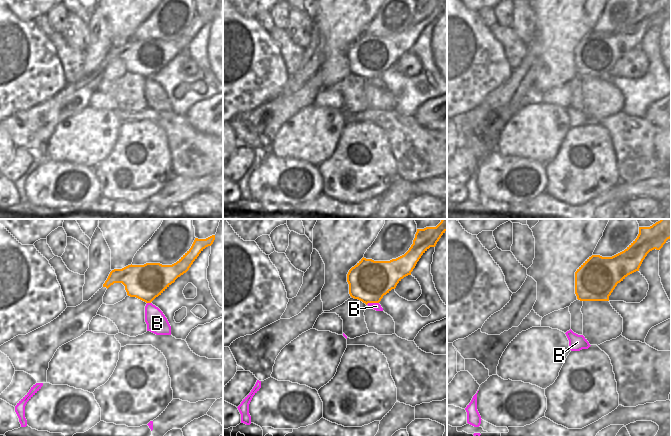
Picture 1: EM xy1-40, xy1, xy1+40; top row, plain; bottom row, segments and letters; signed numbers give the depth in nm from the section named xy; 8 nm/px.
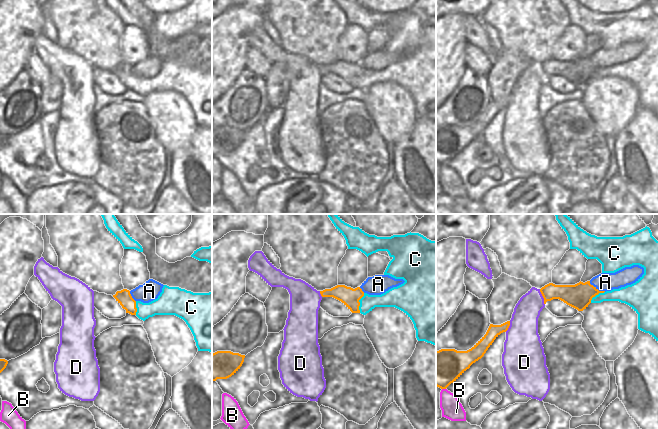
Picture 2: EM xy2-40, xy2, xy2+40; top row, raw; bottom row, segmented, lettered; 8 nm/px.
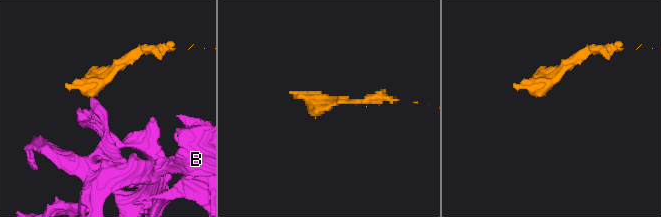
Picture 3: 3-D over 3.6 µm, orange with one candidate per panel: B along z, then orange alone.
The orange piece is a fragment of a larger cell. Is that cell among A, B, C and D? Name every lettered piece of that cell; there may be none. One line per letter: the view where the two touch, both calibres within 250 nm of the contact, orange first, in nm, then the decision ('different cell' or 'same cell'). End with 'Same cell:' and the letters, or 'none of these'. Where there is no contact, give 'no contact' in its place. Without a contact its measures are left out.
A: contact in xy2+40; calibres 200 and 140 nm; different cell
B: contact in xy1; calibres 320 and 60 nm; different cell
C: contact in xy2; calibres 150 and 130 nm; different cell
D: contact in xy2+40; calibres 180 and 220 nm; different cell
Same cell: none of these

